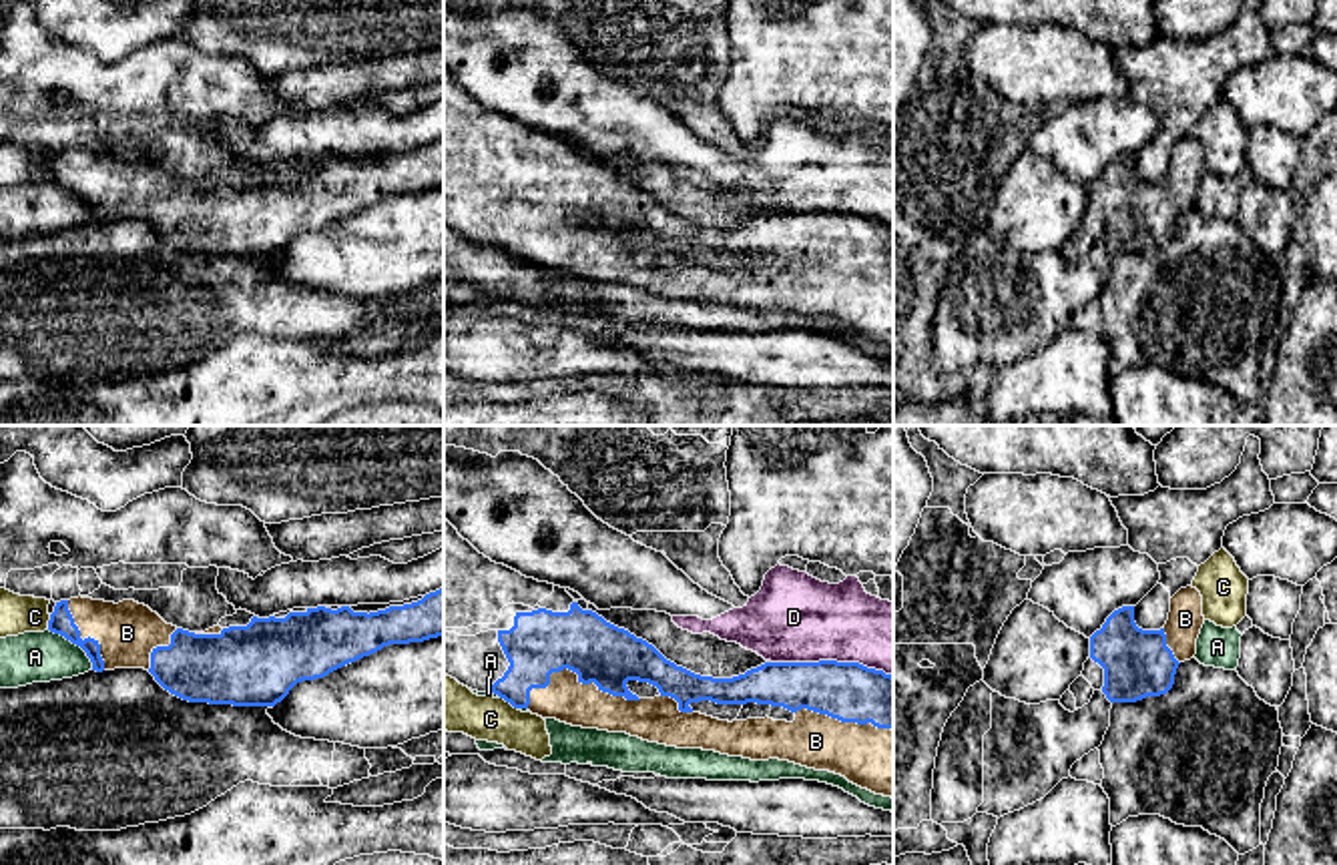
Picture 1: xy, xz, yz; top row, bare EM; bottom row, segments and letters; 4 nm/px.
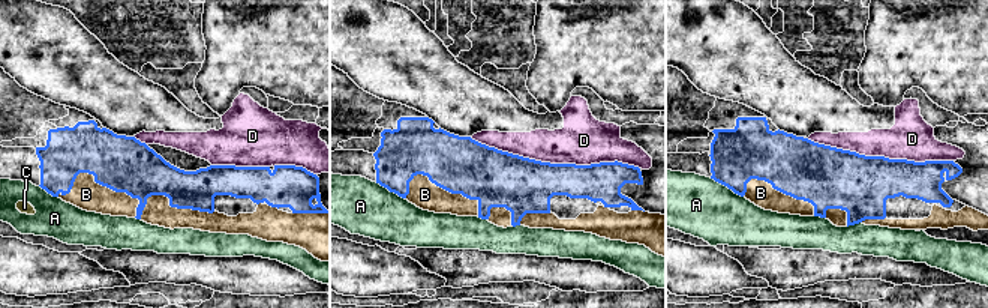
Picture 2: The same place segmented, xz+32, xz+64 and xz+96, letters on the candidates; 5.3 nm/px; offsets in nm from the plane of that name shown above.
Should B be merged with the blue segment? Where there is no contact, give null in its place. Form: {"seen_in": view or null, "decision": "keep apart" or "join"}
{"seen_in": "xz", "decision": "join"}

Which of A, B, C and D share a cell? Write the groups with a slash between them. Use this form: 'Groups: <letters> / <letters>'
Groups: A / B / C / D

